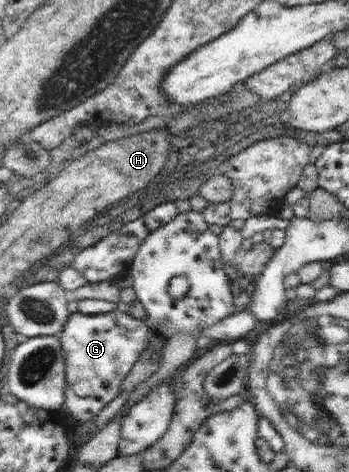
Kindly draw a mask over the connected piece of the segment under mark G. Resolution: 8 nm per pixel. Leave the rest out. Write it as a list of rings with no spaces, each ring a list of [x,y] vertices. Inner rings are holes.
[[[120,311],[91,316],[77,312],[69,316],[69,321],[58,336],[65,354],[65,401],[62,407],[81,423],[93,420],[105,405],[120,394],[123,380],[147,349],[149,325],[145,320]],[[77,381],[87,381],[91,394],[79,397],[73,390]]]

